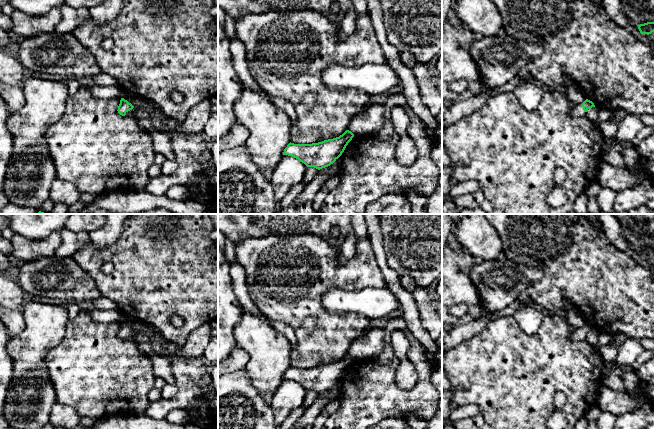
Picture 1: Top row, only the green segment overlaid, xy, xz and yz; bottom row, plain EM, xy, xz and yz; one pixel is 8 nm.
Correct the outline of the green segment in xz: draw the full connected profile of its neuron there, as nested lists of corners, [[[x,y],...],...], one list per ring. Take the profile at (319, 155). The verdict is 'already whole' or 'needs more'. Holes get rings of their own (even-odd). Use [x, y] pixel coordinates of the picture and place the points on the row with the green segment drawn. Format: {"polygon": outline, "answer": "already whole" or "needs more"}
{"polygon": [[[346,130],[339,137],[312,144],[289,143],[283,155],[292,156],[304,163],[307,167],[318,170],[333,164],[344,152],[354,134]]], "answer": "already whole"}

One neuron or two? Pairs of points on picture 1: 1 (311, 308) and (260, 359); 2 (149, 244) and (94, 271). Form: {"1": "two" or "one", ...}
{"1": "two", "2": "one"}

